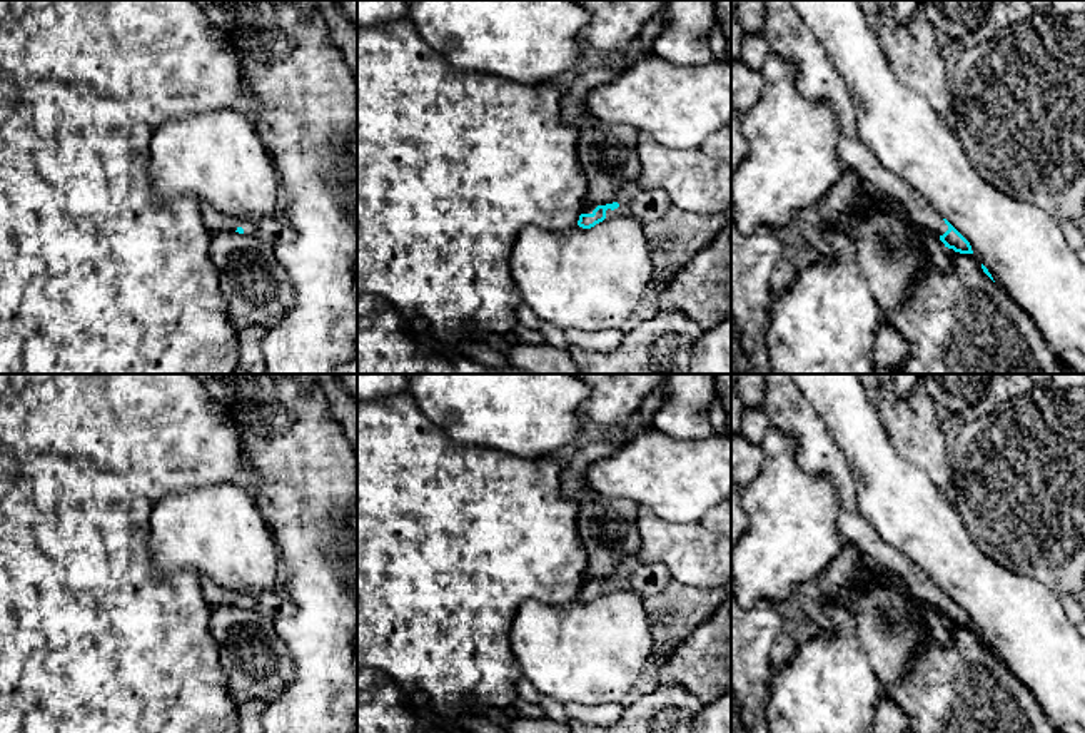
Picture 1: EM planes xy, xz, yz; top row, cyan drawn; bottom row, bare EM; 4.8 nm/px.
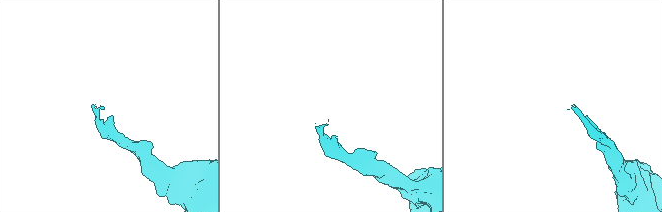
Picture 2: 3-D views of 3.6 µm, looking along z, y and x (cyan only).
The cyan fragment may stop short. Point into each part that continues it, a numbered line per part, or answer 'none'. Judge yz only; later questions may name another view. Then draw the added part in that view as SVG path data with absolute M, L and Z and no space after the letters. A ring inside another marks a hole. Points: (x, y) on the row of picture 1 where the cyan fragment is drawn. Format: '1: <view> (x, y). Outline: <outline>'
1: yz (787, 34). Outline: M765 0L763 37L771 52L798 67L796 87L806 99L823 102L838 119L838 155L870 187L896 202L911 224L935 235L948 230L943 217L915 190L908 179L883 167L858 137L855 102L825 47L790 0Z

